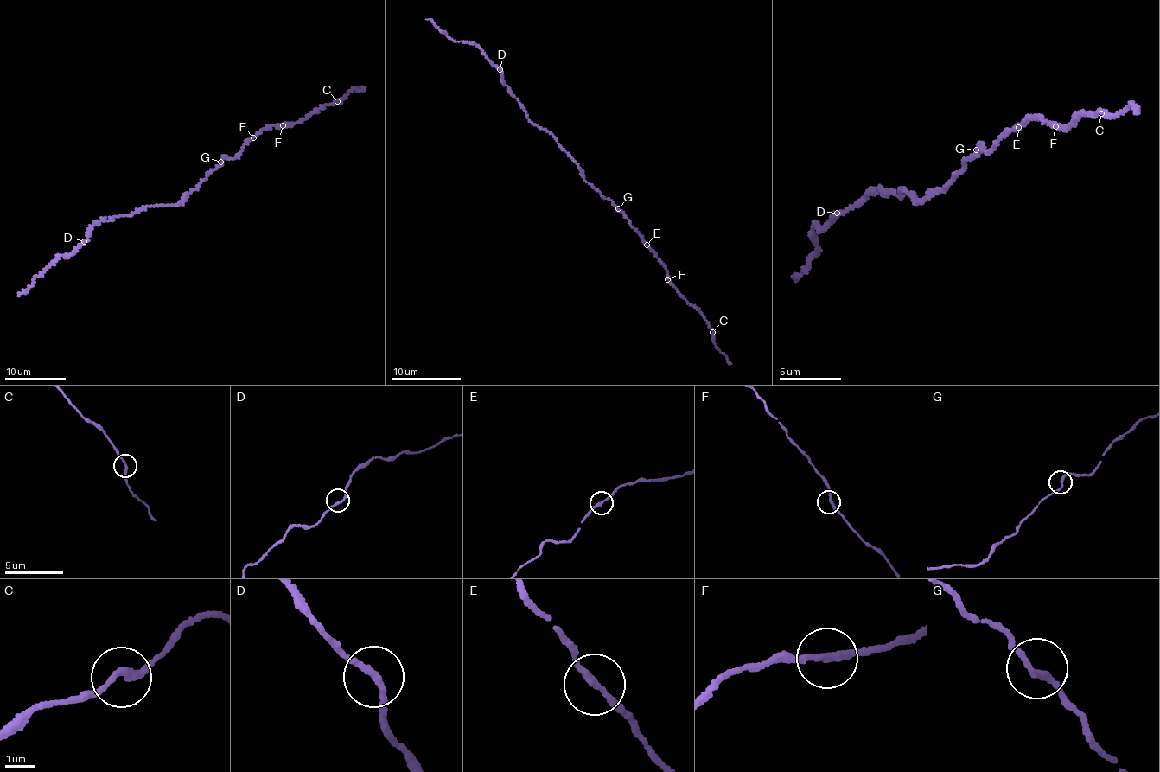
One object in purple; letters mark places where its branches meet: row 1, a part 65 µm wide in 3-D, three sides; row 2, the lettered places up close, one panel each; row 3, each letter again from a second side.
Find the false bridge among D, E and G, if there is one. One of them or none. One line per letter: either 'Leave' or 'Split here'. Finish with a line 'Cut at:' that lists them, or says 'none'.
D: Leave
E: Leave
G: Leave
Cut at: none

